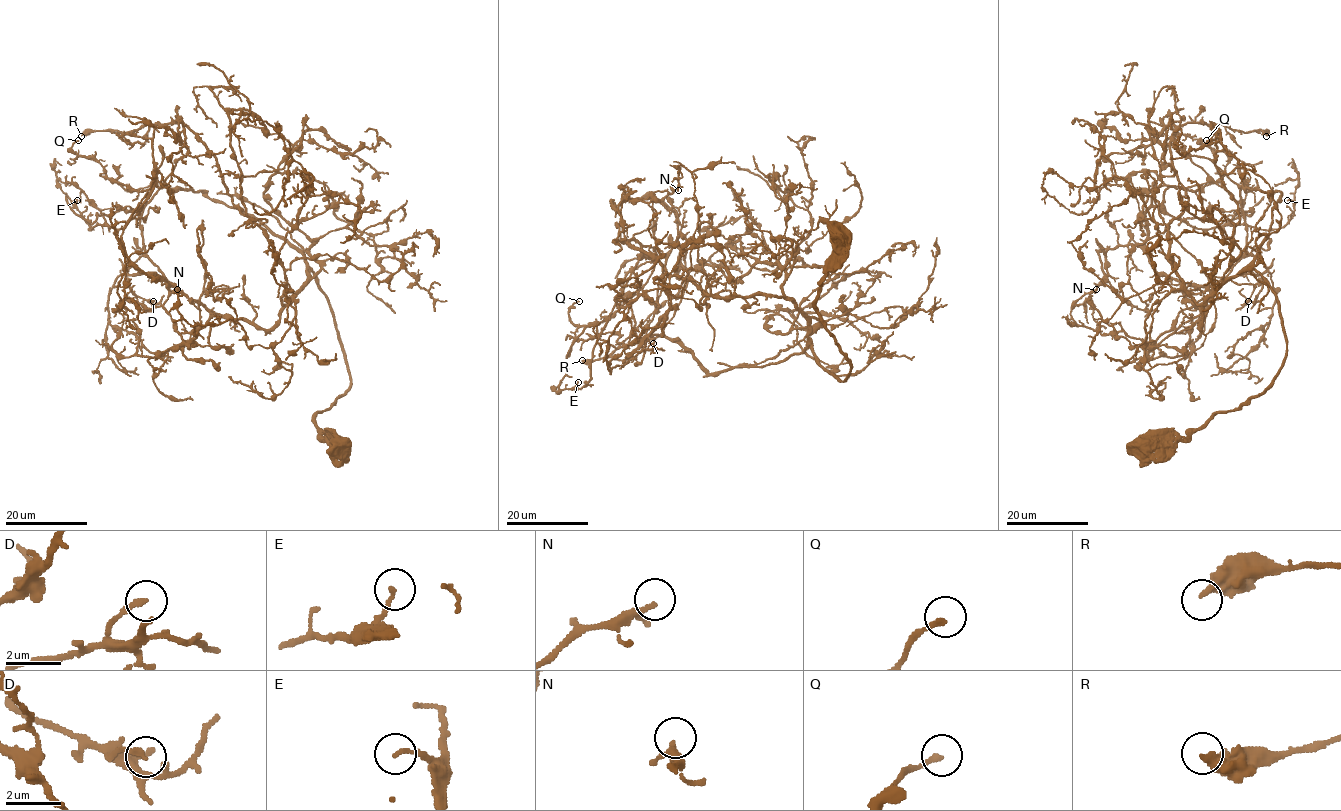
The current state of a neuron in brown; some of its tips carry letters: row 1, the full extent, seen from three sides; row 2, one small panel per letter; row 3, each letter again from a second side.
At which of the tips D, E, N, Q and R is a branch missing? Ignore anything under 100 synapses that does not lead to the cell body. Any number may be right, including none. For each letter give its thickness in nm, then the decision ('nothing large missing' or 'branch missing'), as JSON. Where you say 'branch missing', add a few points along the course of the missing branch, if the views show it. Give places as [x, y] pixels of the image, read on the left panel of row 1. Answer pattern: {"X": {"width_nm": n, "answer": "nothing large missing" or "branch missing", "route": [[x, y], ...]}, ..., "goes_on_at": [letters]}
{"D": {"width_nm": 140, "answer": "nothing large missing"}, "E": {"width_nm": 140, "answer": "nothing large missing"}, "N": {"width_nm": 160, "answer": "nothing large missing"}, "Q": {"width_nm": 180, "answer": "nothing large missing"}, "R": {"width_nm": 320, "answer": "nothing large missing"}, "goes_on_at": []}

